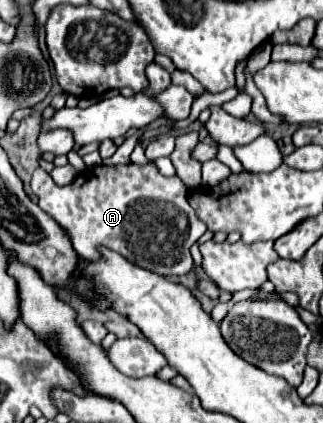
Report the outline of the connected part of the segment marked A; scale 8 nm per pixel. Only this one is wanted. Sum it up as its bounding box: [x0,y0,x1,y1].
[32,161,206,277]

